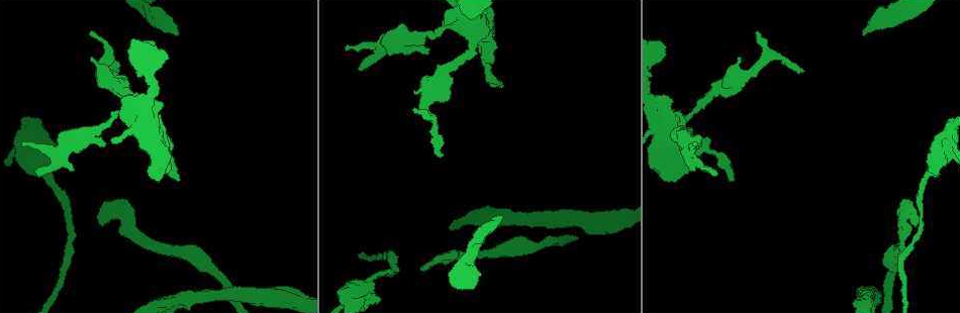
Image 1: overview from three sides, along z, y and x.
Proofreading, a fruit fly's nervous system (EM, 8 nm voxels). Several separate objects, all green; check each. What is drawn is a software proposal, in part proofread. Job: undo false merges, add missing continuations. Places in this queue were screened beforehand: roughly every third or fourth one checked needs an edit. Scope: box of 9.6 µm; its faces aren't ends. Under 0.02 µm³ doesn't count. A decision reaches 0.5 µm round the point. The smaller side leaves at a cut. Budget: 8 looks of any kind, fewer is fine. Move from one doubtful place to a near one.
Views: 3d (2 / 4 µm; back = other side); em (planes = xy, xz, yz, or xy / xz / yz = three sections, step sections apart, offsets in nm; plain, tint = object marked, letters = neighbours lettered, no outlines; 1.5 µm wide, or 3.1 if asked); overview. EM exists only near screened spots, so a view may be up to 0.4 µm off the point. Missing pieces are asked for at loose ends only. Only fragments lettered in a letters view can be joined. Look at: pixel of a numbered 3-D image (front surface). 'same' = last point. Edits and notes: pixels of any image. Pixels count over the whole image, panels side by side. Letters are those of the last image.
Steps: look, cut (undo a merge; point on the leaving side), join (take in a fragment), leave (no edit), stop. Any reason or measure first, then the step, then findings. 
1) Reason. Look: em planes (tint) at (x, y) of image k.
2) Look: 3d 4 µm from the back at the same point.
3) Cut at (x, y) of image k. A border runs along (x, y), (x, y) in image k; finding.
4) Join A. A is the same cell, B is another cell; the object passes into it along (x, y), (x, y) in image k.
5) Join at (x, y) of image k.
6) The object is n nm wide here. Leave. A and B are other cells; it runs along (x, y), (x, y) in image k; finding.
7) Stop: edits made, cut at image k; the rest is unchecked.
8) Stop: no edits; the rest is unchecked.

An open end. Look: 3d 4 µm from the back at (179, 33) of image 1.

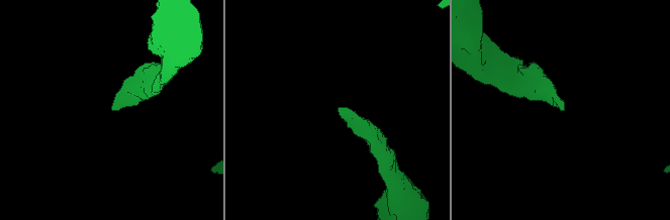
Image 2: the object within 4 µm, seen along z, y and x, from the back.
Look: em planes (letters) at (114, 108) of image 2.

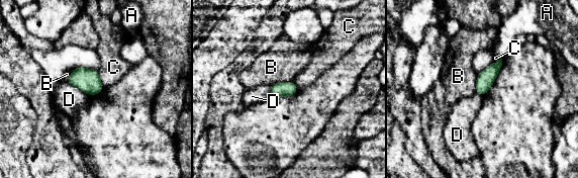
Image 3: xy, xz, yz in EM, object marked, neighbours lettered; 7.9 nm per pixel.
The object is 130 nm wide here. Leave. A, B, C and D are other cells; a border runs along (66, 82), (89, 95) in image 3; no lettered fragment goes on from it.

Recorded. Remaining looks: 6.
Abrupt turn. Look: em xz step 4 (tint) at (36, 152) of image 1.

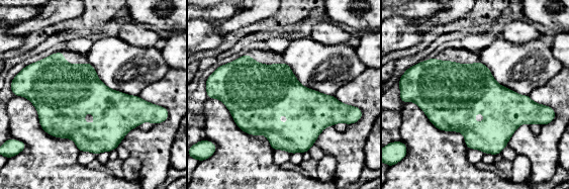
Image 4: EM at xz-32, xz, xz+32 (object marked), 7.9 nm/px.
Cut it another way. Look: em planes (tint) at the same point.

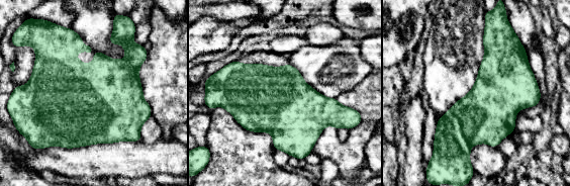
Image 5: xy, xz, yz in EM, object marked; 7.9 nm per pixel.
Look: em planes (letters) at the same point.

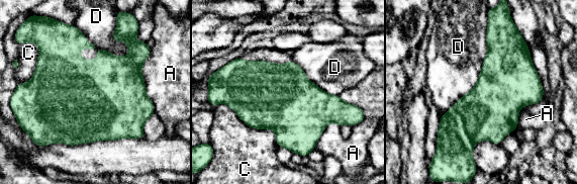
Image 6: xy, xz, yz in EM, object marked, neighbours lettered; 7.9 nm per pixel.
The longest contact is with D, 800 nm. Leave. A, C and D are other cells; one neuron here.

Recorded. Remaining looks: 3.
An open end. Look: em yz step 4 (tint) at (804, 71) of image 1.

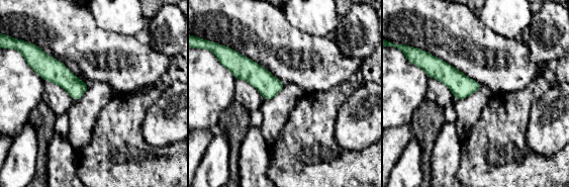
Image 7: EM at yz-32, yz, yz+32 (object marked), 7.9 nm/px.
Another direction. Look: em xy step 8 (letters) at the same point.

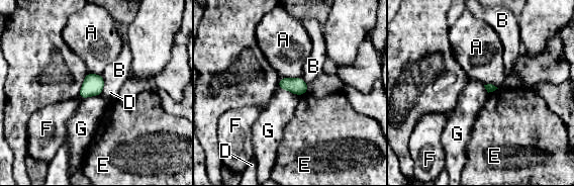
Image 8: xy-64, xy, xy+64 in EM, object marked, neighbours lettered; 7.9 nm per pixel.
Leave. A, B, D, E, F and G are other cells; a border runs along (281, 77), (300, 78) in image 8; none of them fits.

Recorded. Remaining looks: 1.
Stop: no edits; the rest is unchecked.

